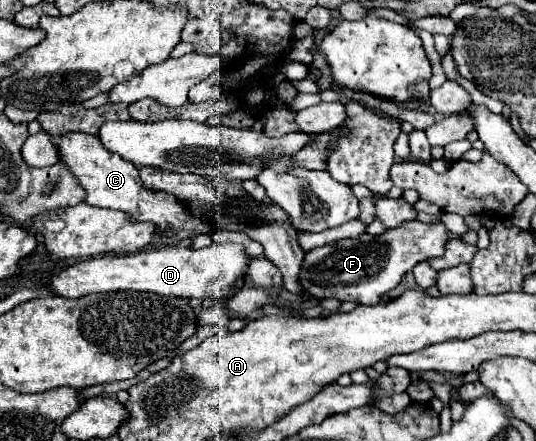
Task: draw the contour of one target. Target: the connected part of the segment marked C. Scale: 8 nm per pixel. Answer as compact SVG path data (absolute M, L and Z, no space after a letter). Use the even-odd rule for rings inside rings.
M73 132L73 136L63 136L63 140L59 142L59 154L61 162L75 172L81 186L85 188L87 204L123 210L139 222L153 222L157 226L157 234L165 234L177 240L191 240L197 234L213 232L213 226L207 220L201 220L201 216L193 216L185 204L173 198L173 194L145 188L137 168L131 162L117 156L115 152L105 150L97 136L85 136L79 132Z

